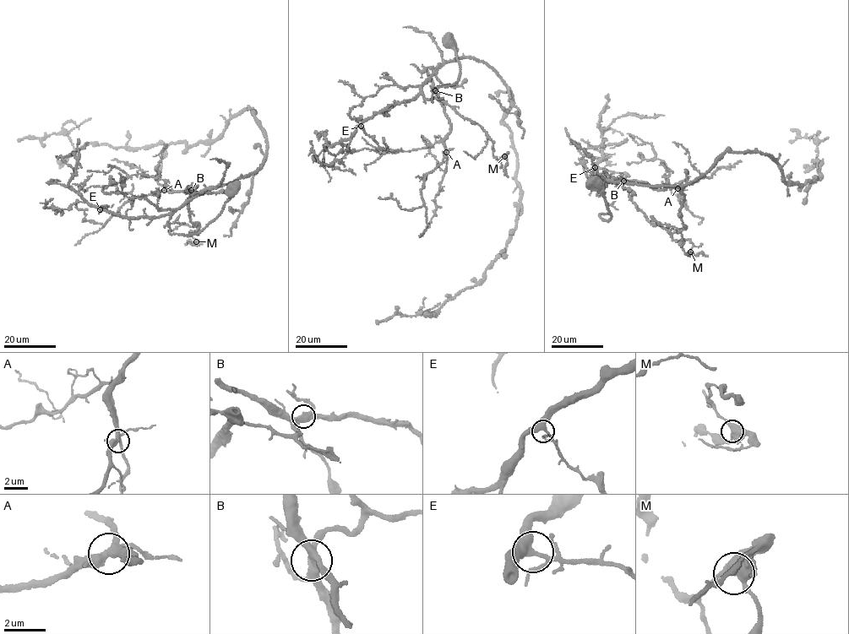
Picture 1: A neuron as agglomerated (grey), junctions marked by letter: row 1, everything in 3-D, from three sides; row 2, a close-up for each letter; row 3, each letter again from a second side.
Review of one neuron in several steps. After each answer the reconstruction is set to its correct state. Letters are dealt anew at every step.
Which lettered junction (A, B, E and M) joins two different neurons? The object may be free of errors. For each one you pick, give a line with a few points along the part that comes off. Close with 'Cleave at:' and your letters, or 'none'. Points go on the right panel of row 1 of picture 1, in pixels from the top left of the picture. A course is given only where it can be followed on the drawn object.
B: course (623, 181), (678, 187), (687, 208), (665, 173)
Cleave at: B

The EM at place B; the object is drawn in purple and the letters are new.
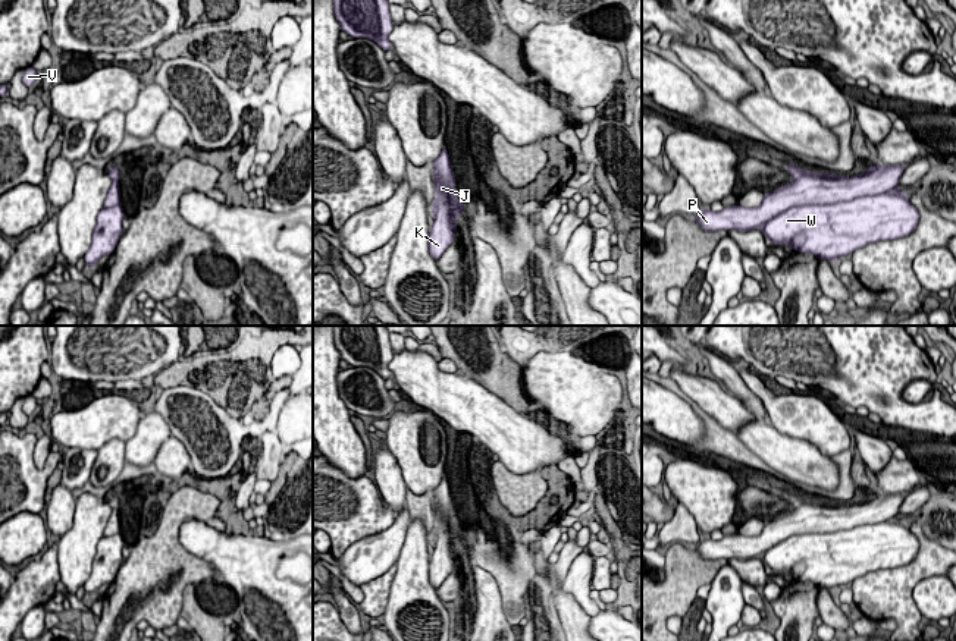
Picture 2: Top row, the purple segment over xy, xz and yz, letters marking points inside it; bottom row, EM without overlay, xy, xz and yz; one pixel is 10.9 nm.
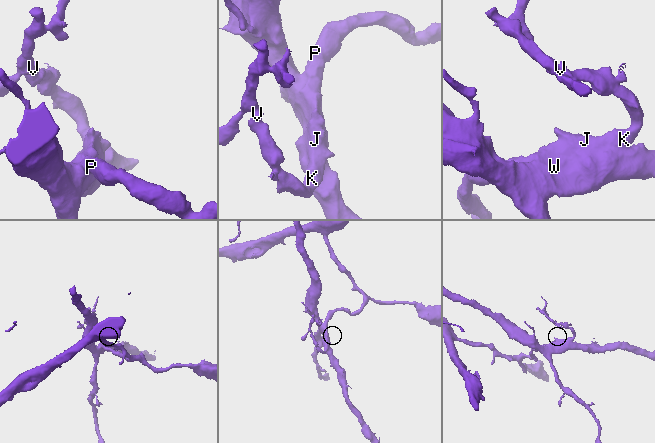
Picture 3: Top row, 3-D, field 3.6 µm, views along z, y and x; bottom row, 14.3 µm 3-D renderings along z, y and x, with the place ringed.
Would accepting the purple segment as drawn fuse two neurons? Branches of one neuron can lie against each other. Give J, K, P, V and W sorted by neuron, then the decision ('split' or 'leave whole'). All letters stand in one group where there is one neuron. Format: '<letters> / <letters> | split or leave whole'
J K P V / W | split

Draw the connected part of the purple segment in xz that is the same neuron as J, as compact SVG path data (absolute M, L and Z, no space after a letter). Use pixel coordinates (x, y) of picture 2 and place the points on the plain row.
M443 478L441 484L432 493L435 508L435 530L432 534L433 554L429 562L429 581L430 585L438 590L446 576L454 571L457 560L457 546L460 544L461 532L455 519L449 516L449 487Z

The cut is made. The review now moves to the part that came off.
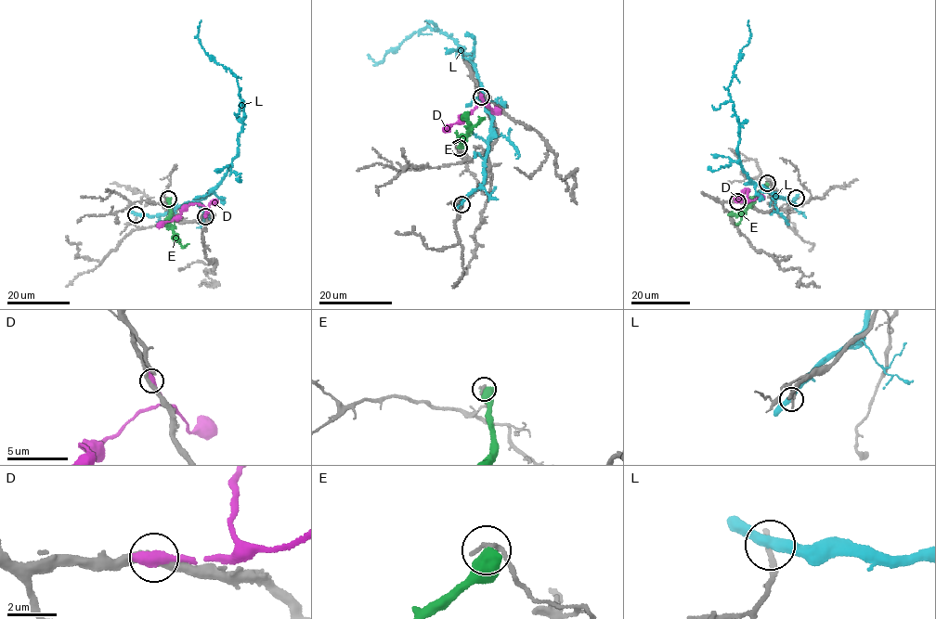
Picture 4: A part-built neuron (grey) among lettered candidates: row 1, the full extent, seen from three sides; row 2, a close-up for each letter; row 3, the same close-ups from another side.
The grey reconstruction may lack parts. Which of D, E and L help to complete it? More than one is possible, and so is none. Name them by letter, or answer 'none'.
none

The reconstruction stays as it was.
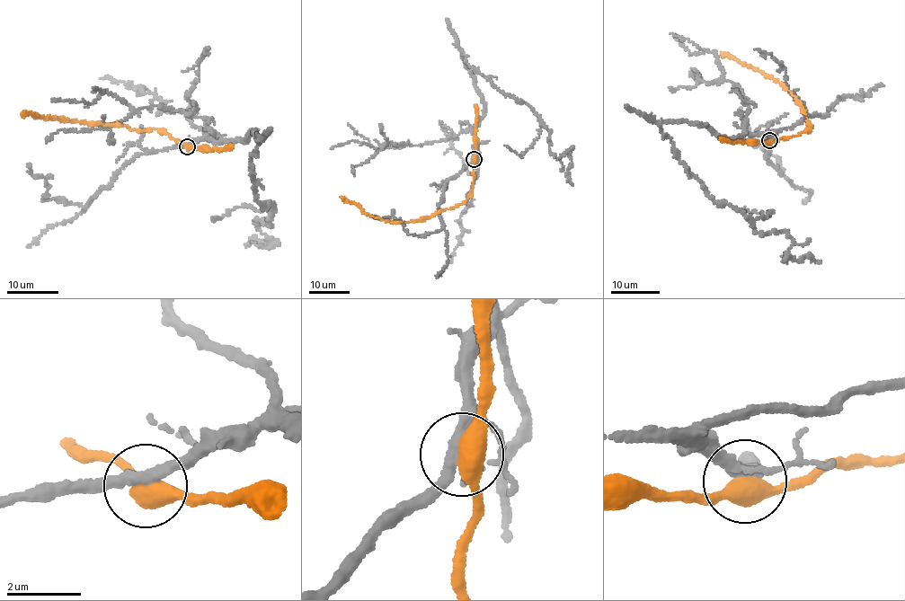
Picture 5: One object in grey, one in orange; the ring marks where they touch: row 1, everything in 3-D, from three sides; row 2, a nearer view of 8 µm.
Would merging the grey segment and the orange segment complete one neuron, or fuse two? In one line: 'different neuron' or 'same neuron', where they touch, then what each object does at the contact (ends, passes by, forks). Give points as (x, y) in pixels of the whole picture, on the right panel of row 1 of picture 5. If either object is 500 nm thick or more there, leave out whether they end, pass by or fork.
different neuron; place (769, 140); grey passes by; orange passes by

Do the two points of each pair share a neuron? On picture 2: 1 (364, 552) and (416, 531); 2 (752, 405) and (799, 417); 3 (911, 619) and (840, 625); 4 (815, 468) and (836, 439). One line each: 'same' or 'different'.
1: different
2: different
3: different
4: different

